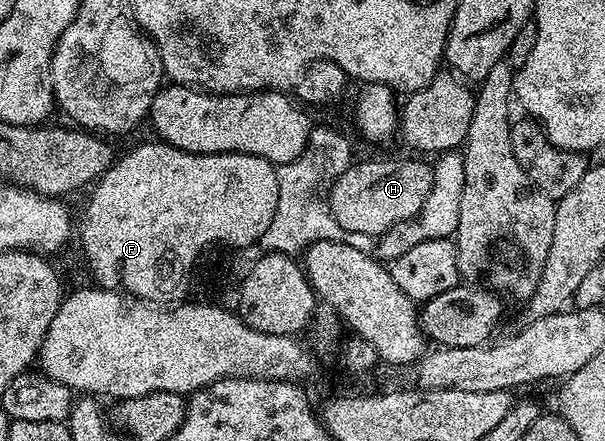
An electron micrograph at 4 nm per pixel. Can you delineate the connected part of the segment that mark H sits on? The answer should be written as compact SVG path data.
M420 158L412 159L416 160L364 160L361 164L349 163L346 171L332 181L326 192L326 203L334 222L338 222L338 226L347 232L378 238L390 230L390 226L416 217L422 202L426 202L426 194L430 194L432 189L432 164L423 164Z

